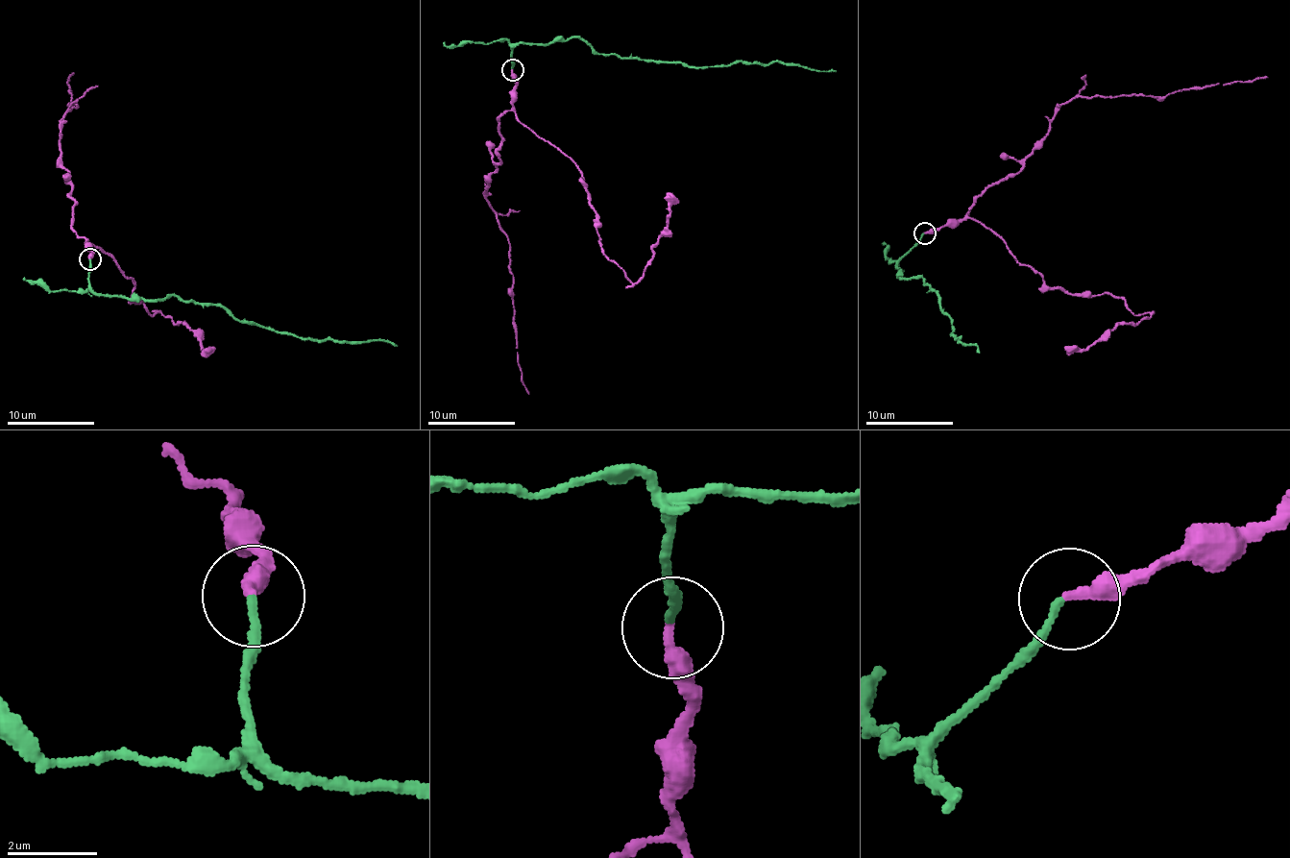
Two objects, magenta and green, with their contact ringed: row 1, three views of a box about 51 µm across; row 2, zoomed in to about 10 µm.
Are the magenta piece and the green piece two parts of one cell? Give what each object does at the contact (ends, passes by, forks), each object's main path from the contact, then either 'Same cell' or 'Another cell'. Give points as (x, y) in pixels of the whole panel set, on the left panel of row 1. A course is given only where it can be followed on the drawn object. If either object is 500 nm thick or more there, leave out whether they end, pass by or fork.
At the ring magenta ends. At the ring green ends. Course of magenta: (89, 258), (72, 228), (72, 186), (60, 152), (59, 129), (78, 107), (66, 82), (74, 73). Course of green: (89, 258), (89, 286), (97, 294), (158, 300), (179, 296), (223, 306), (235, 318), (304, 339), (398, 345). Same cell

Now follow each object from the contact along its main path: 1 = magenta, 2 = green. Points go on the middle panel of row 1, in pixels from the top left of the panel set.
1: (512, 70), (515, 100), (498, 115), (500, 160), (484, 192), (509, 243), (518, 365), (529, 393)
2: (512, 67), (512, 48), (520, 42), (581, 37), (596, 52), (627, 59), (690, 66), (781, 61), (836, 71)

